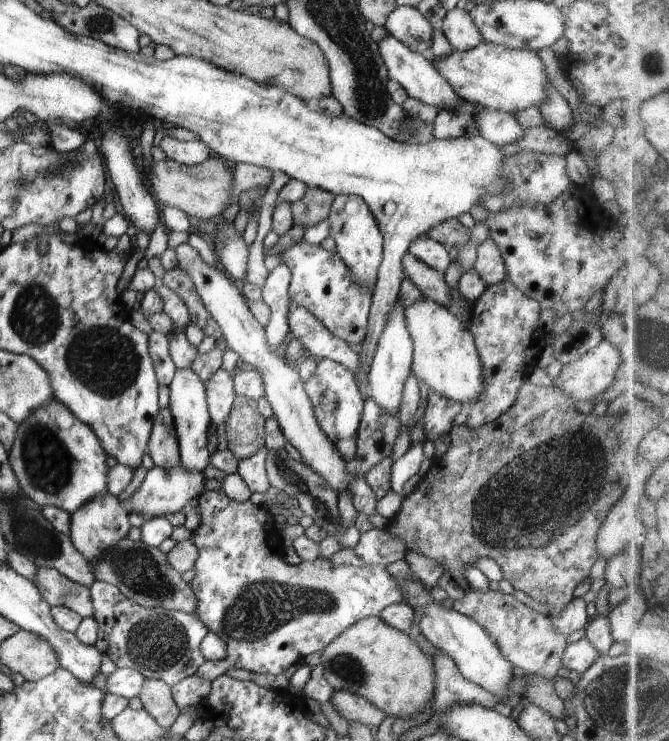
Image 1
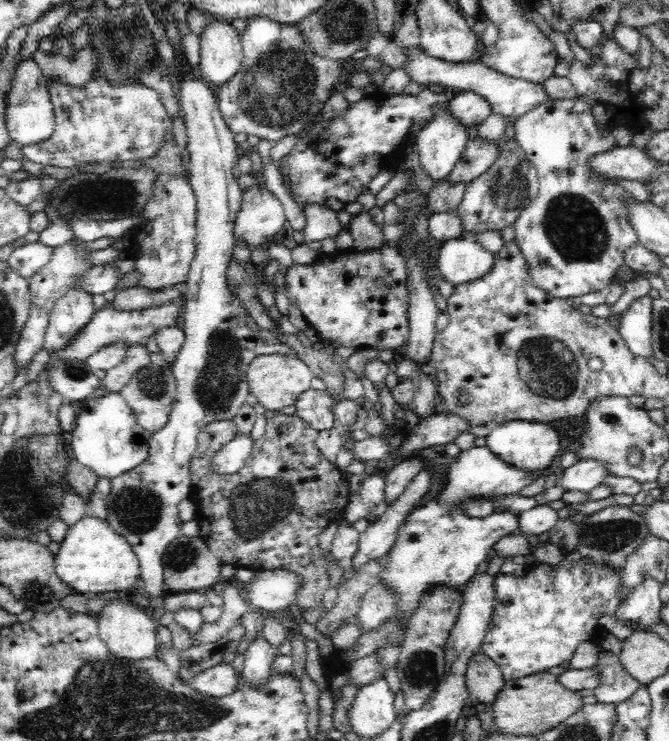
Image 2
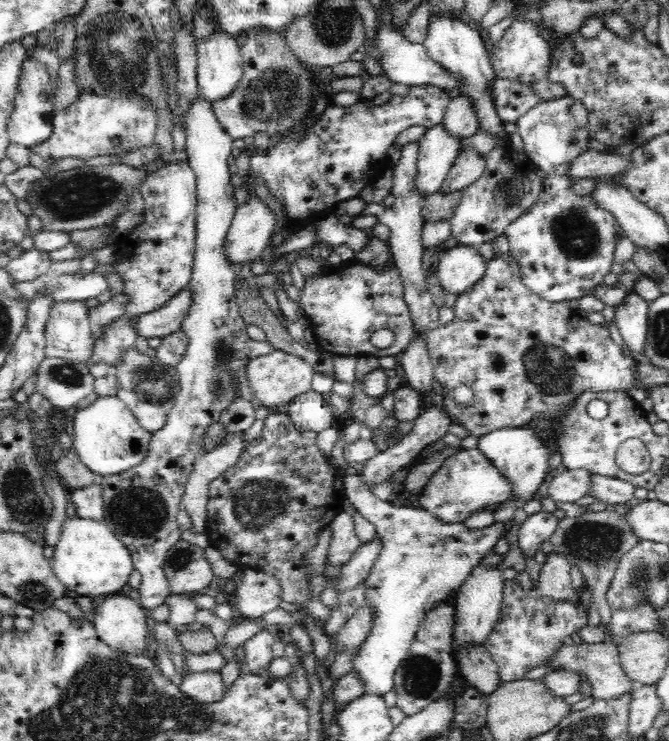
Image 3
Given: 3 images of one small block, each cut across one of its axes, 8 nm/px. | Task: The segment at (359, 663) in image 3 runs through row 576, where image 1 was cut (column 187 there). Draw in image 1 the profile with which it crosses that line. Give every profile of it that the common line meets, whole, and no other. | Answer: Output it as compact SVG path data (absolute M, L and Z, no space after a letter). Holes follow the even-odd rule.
M190 368L177 369L168 390L170 390L168 410L173 417L181 464L188 470L202 474L210 464L212 456L208 450L208 428L212 420L208 413L205 384Z

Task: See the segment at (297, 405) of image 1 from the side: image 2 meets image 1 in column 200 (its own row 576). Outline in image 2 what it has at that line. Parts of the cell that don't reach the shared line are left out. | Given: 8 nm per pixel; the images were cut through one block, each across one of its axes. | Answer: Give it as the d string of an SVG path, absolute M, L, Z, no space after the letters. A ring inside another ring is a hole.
M288 570L256 572L256 578L250 584L241 585L244 598L262 614L276 614L288 610L295 604L303 583L300 576Z

